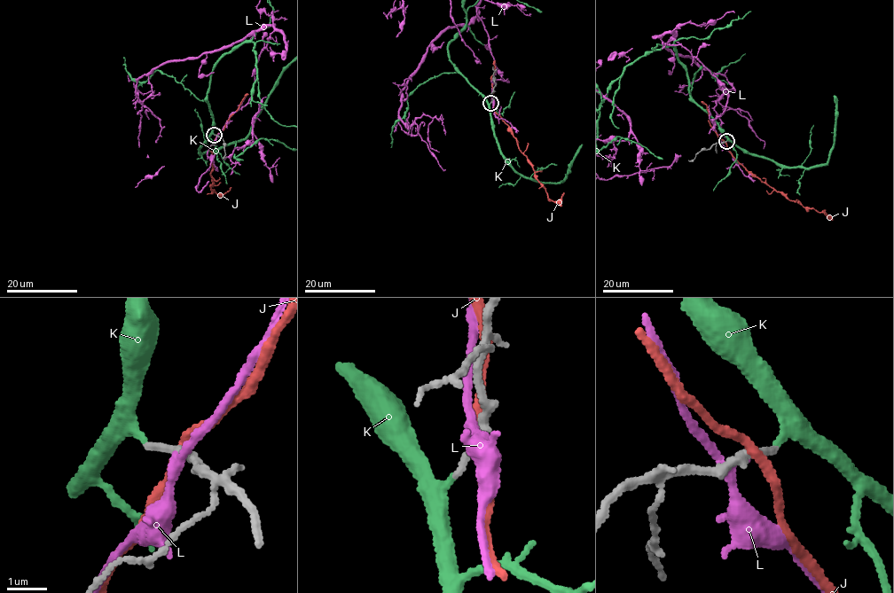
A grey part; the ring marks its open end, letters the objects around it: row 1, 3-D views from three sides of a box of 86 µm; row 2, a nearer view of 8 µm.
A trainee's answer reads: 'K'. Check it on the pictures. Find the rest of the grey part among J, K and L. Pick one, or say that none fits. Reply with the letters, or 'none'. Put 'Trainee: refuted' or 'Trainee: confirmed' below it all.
K
Trainee: confirmed

